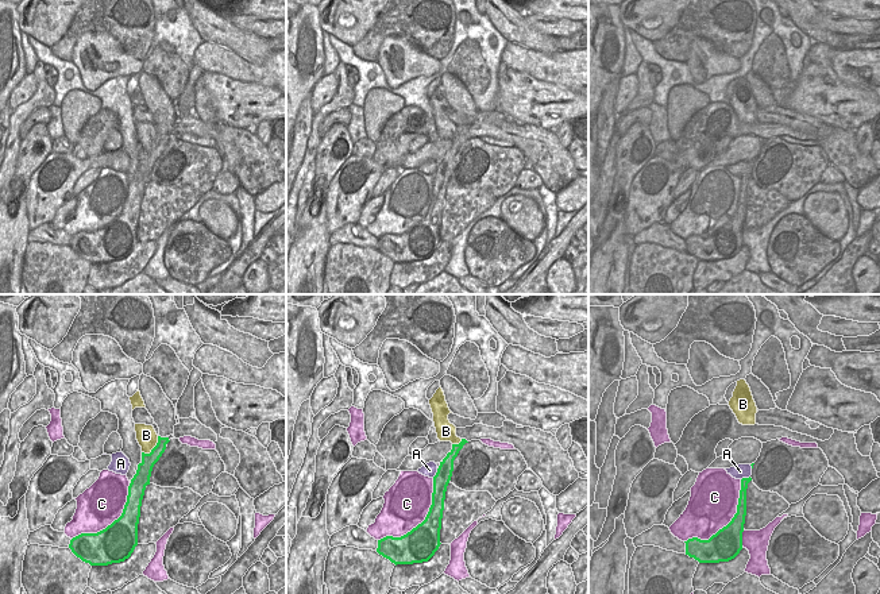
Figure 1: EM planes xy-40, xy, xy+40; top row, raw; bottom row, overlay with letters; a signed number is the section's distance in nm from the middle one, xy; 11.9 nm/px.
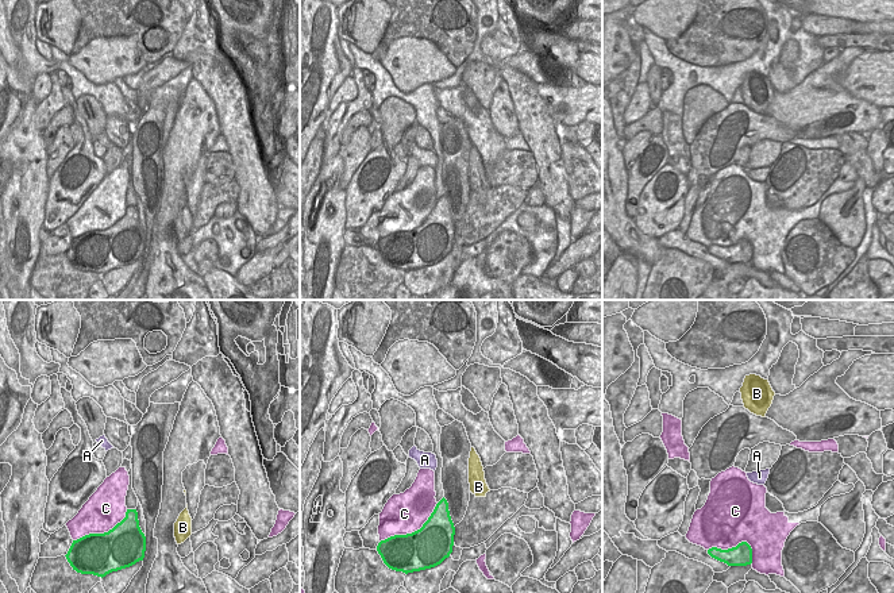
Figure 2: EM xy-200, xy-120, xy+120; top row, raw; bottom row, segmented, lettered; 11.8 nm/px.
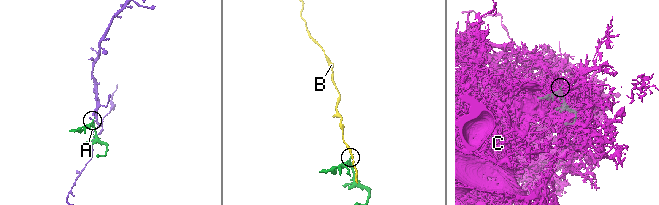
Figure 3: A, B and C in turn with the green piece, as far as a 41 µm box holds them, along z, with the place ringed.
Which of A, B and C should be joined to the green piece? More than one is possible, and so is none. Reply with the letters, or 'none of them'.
none of them

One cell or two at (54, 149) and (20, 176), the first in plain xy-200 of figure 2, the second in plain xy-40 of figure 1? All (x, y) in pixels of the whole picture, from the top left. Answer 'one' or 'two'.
one

